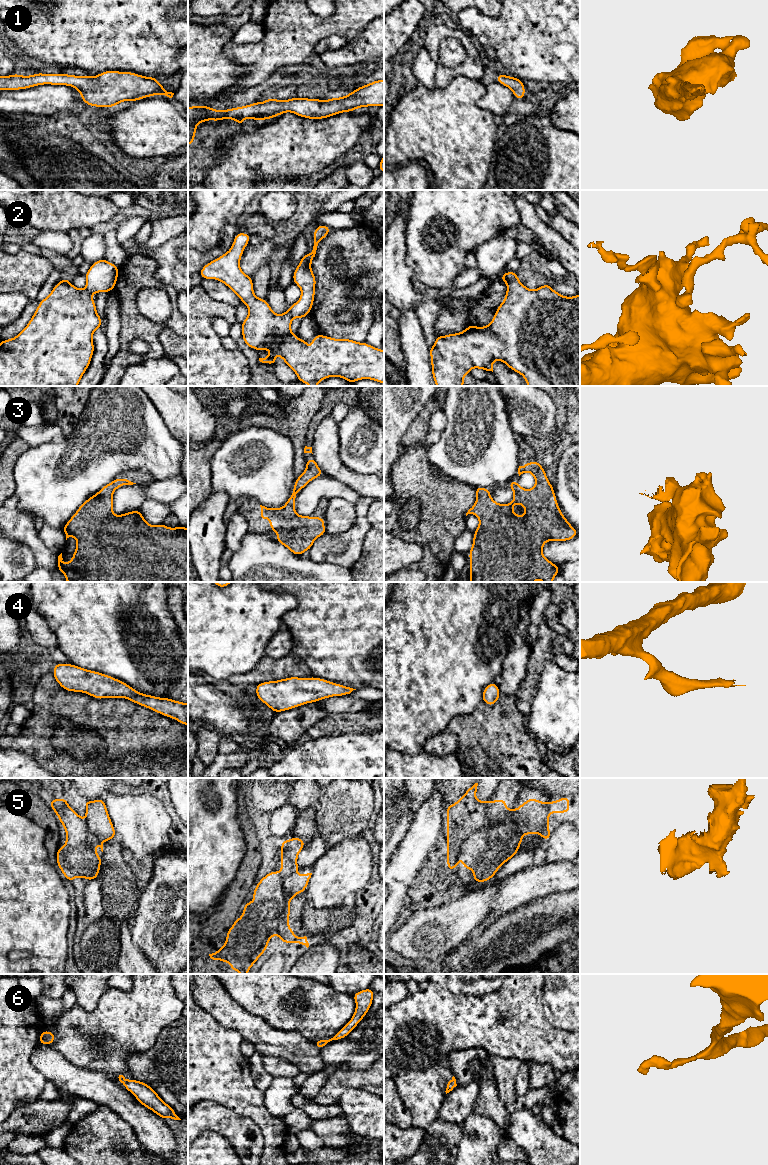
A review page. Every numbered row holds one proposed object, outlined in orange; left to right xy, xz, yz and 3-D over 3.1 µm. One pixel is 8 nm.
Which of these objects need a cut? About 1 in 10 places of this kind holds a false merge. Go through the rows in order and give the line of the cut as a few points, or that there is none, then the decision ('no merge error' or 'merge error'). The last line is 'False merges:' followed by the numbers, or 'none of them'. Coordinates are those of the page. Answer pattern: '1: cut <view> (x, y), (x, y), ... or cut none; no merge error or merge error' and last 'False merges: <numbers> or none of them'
1: cut none; no merge error
2: cut none; no merge error
3: cut none; no merge error
4: cut none; no merge error
5: cut yz (507, 811), (501, 818), (492, 823), (487, 822); merge error
6: cut none; no merge error
False merges: 5

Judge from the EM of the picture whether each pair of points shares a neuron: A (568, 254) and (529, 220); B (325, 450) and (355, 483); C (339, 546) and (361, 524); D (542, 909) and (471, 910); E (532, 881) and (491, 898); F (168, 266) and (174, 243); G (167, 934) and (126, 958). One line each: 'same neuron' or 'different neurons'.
A: same neuron
B: same neuron
C: same neuron
D: different neurons
E: same neuron
F: same neuron
G: different neurons

